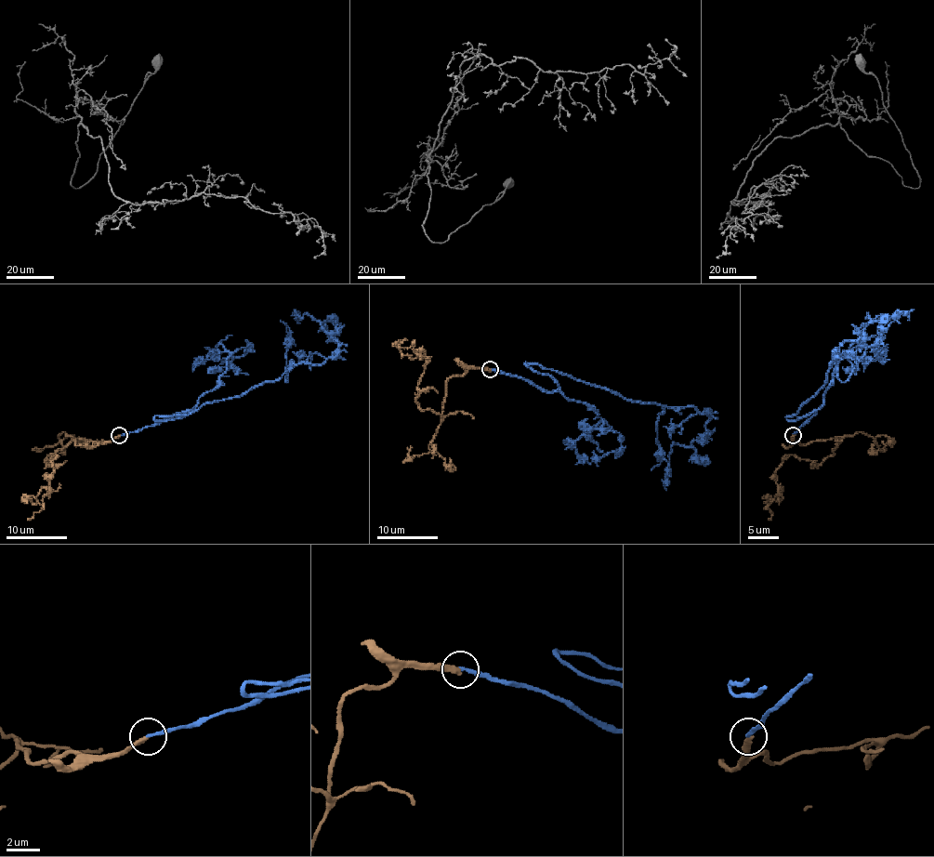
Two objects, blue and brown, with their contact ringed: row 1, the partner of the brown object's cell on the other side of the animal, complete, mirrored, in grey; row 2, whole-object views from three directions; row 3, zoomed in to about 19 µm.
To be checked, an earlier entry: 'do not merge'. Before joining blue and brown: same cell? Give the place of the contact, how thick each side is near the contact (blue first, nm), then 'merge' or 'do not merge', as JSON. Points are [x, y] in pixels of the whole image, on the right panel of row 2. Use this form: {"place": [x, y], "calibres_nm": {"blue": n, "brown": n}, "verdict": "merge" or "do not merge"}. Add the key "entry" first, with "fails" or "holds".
{"entry": "holds", "place": [793, 435], "calibres_nm": {"blue": 190, "brown": 280}, "verdict": "do not merge"}

